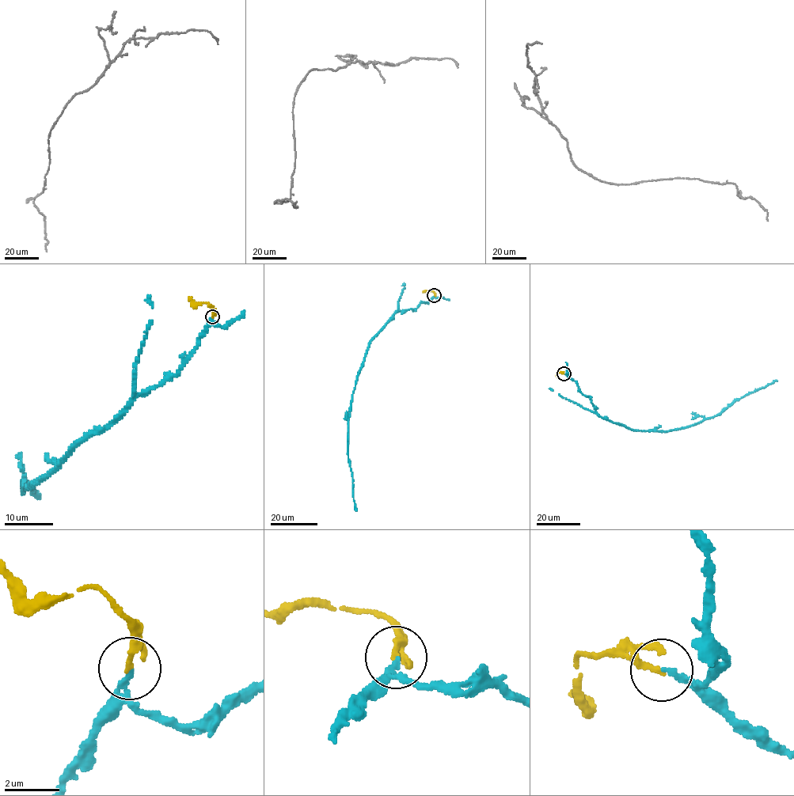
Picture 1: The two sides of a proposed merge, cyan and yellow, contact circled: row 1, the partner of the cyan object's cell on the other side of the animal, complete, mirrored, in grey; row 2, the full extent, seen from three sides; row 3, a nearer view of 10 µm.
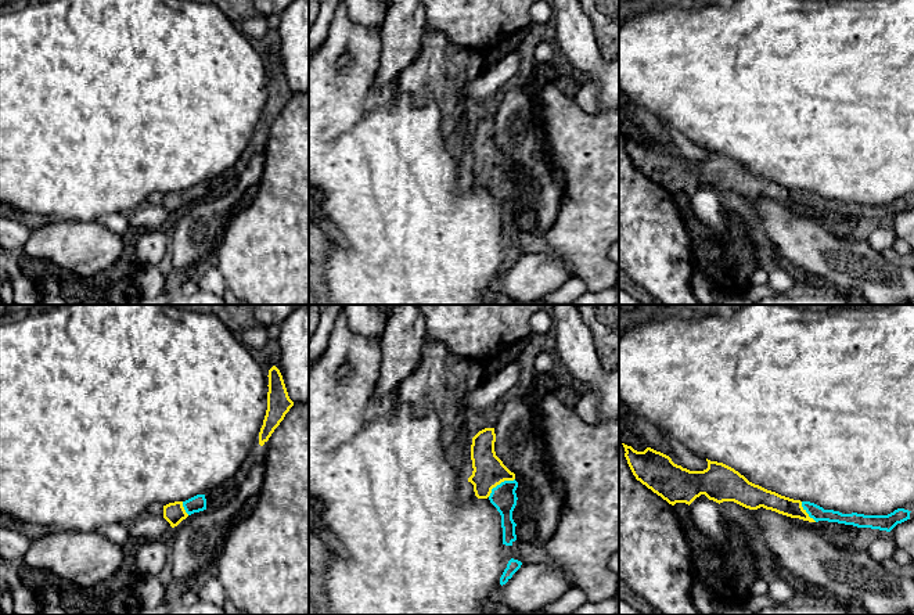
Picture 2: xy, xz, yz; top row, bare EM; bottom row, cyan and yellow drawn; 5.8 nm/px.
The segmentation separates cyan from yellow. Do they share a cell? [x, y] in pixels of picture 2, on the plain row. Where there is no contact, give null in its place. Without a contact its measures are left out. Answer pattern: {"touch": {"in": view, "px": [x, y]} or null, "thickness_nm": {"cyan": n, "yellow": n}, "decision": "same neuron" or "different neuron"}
{"touch": {"in": "xz", "px": [500, 173]}, "thickness_nm": {"cyan": 150, "yellow": 190}, "decision": "same neuron"}

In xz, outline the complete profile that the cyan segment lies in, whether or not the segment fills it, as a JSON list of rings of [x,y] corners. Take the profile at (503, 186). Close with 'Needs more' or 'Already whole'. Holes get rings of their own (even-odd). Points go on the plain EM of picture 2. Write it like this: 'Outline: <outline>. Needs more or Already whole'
Outline: [[[485,118],[472,127],[471,150],[472,165],[468,172],[474,175],[478,188],[489,188],[501,205],[503,234],[512,235],[517,230],[512,201],[517,195],[515,163],[511,162],[494,141],[494,118]]]. Needs more

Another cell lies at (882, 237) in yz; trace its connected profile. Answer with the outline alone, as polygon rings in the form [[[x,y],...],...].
[[[890,223],[875,227],[867,238],[868,245],[872,251],[884,253],[886,249],[893,247],[897,238],[896,231]]]

